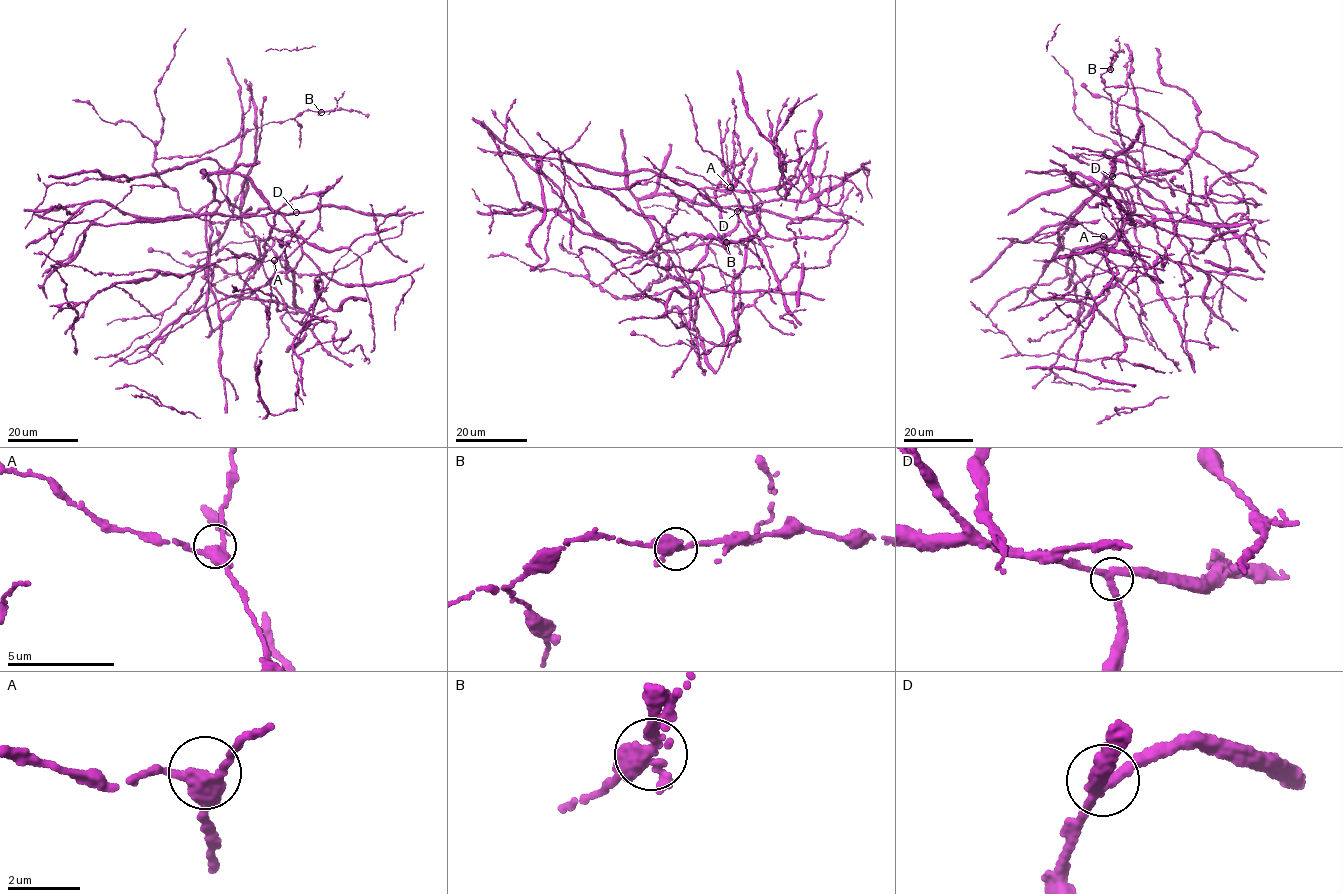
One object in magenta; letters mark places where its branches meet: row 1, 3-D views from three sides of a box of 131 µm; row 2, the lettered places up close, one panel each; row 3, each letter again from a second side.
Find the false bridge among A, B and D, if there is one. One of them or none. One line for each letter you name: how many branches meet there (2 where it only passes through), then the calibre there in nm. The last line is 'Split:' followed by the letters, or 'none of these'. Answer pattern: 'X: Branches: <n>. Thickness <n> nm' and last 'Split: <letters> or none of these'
B: Branches: 3. Thickness 320 nm
Split: B

